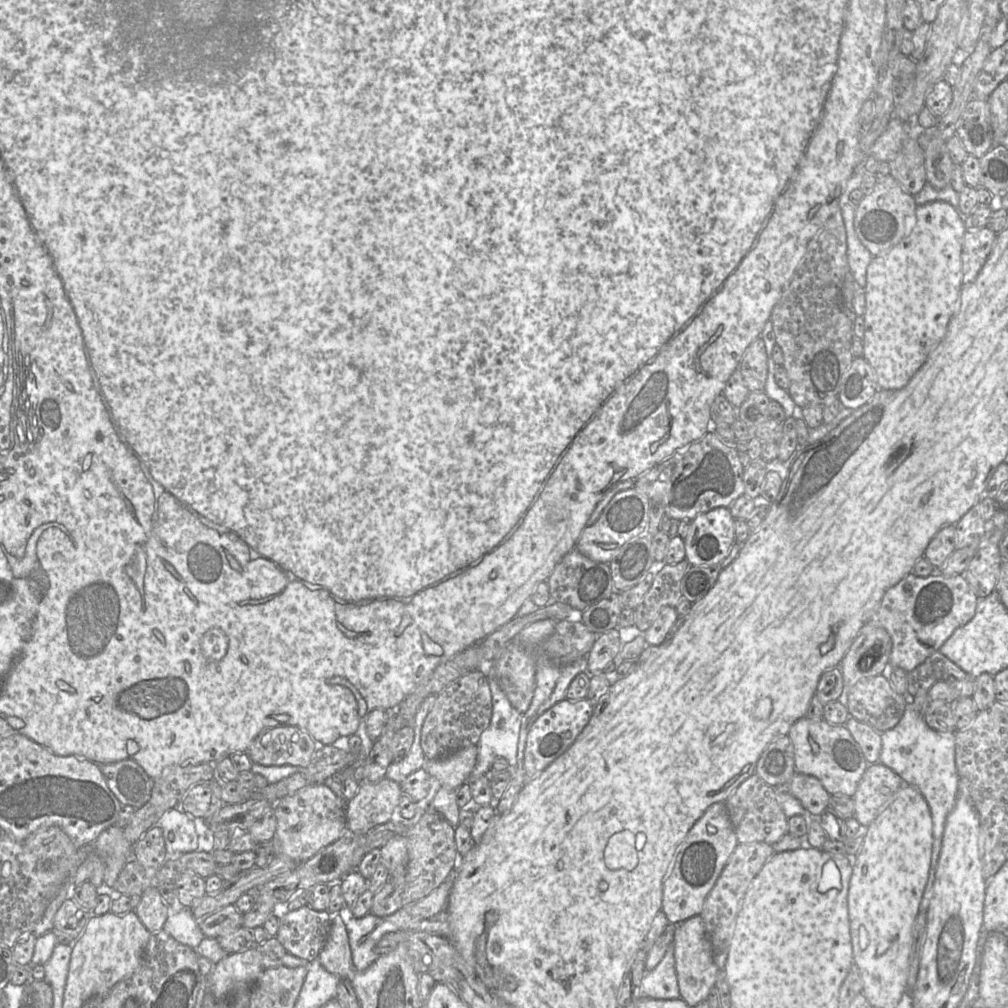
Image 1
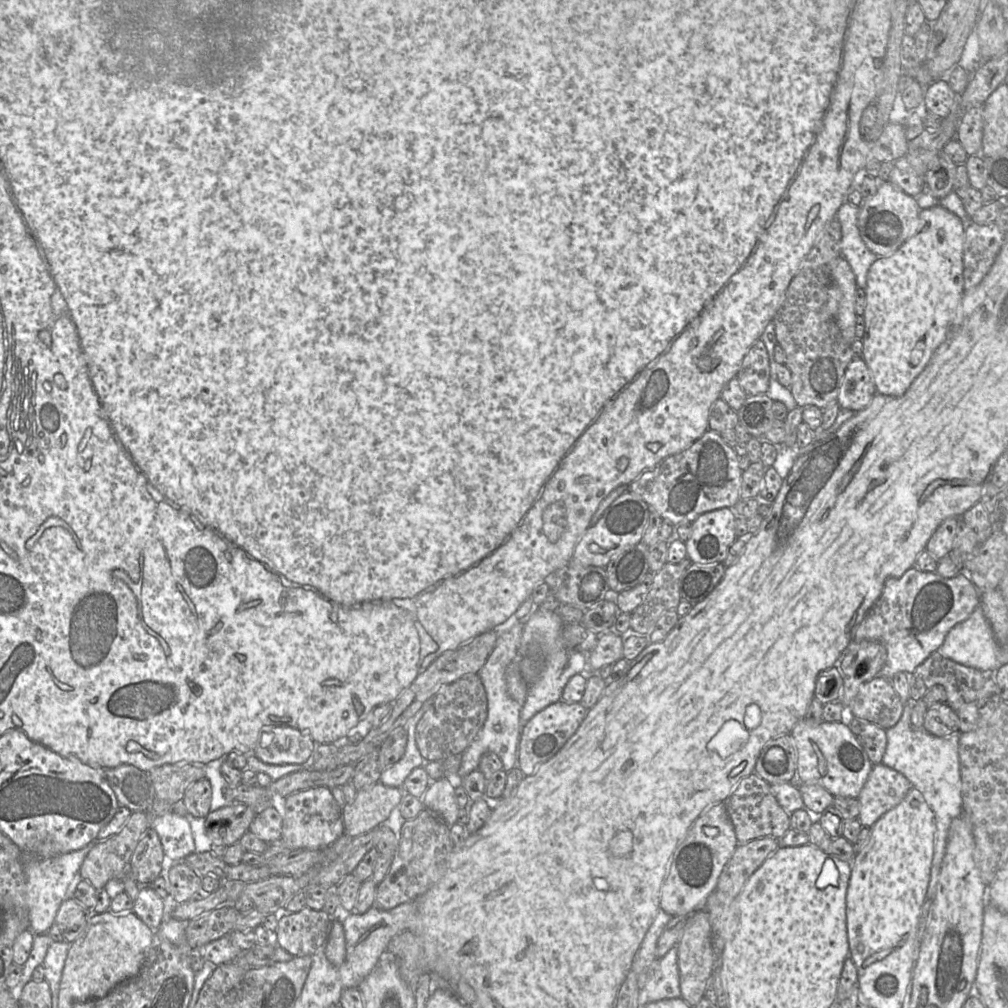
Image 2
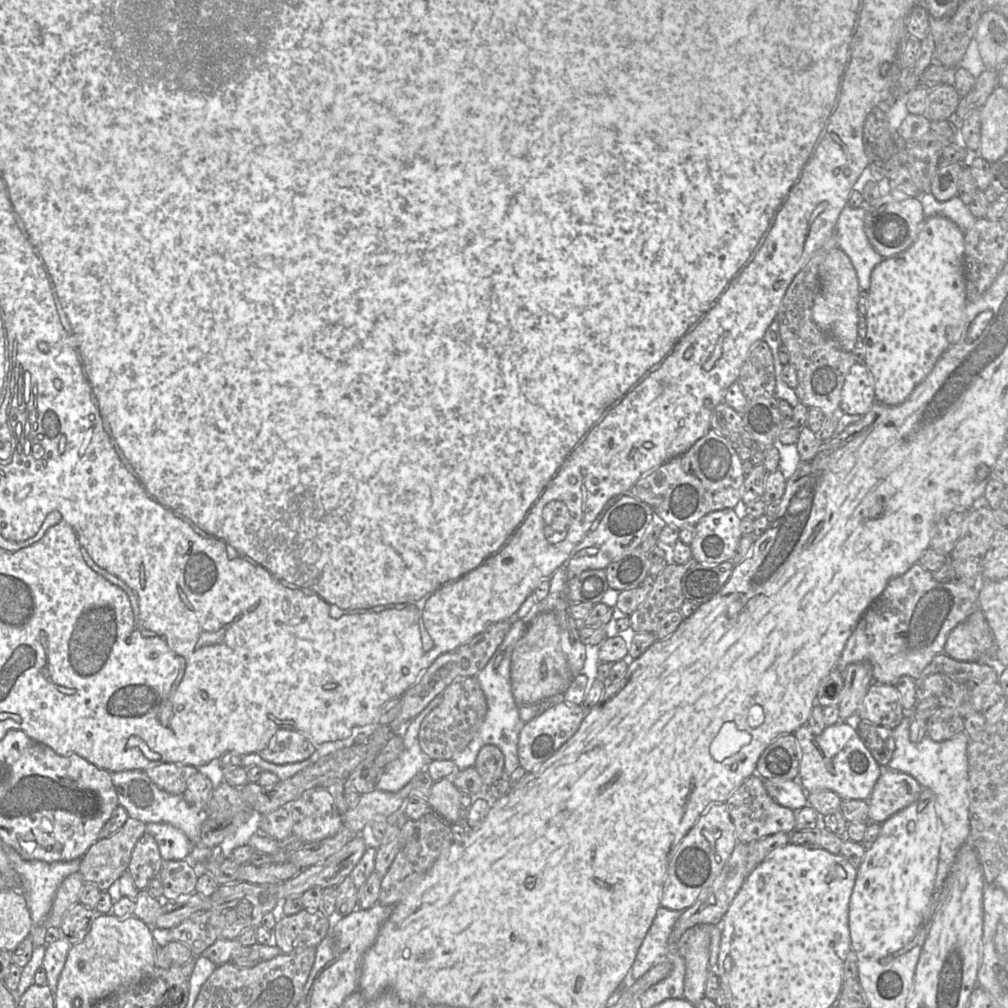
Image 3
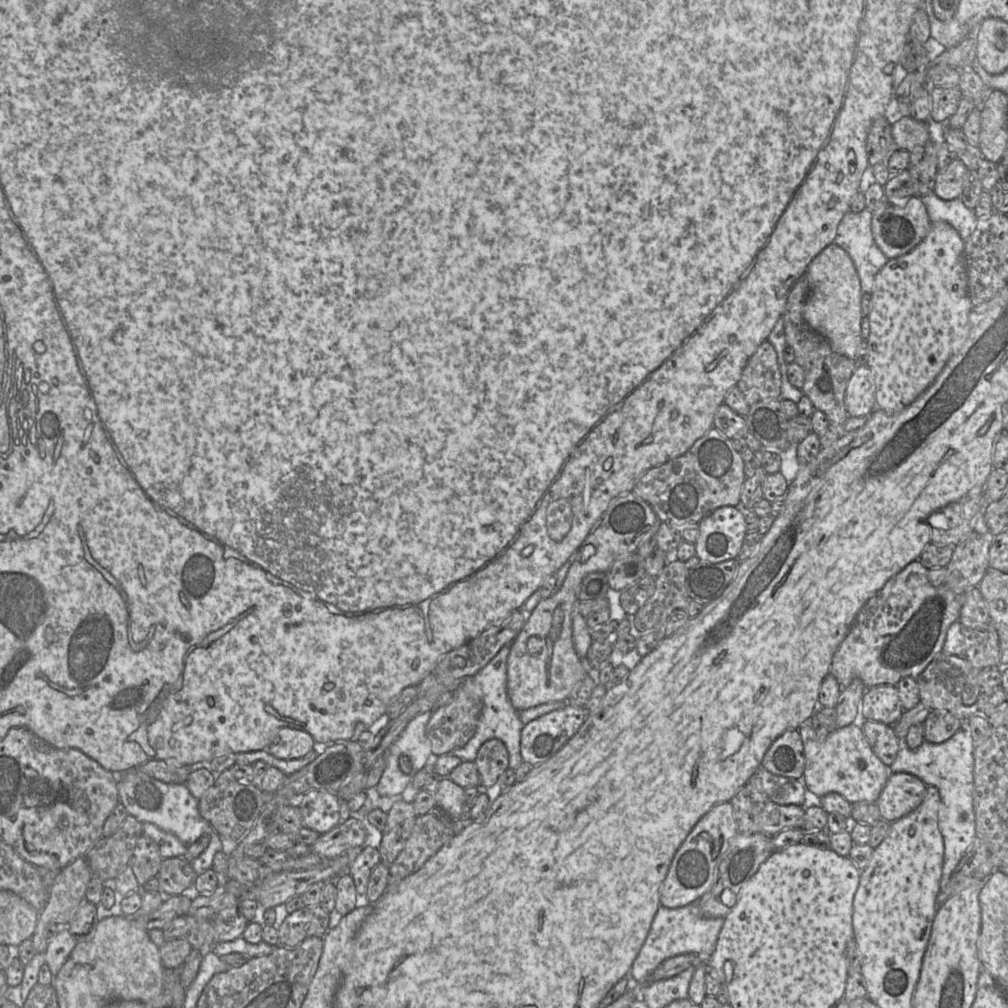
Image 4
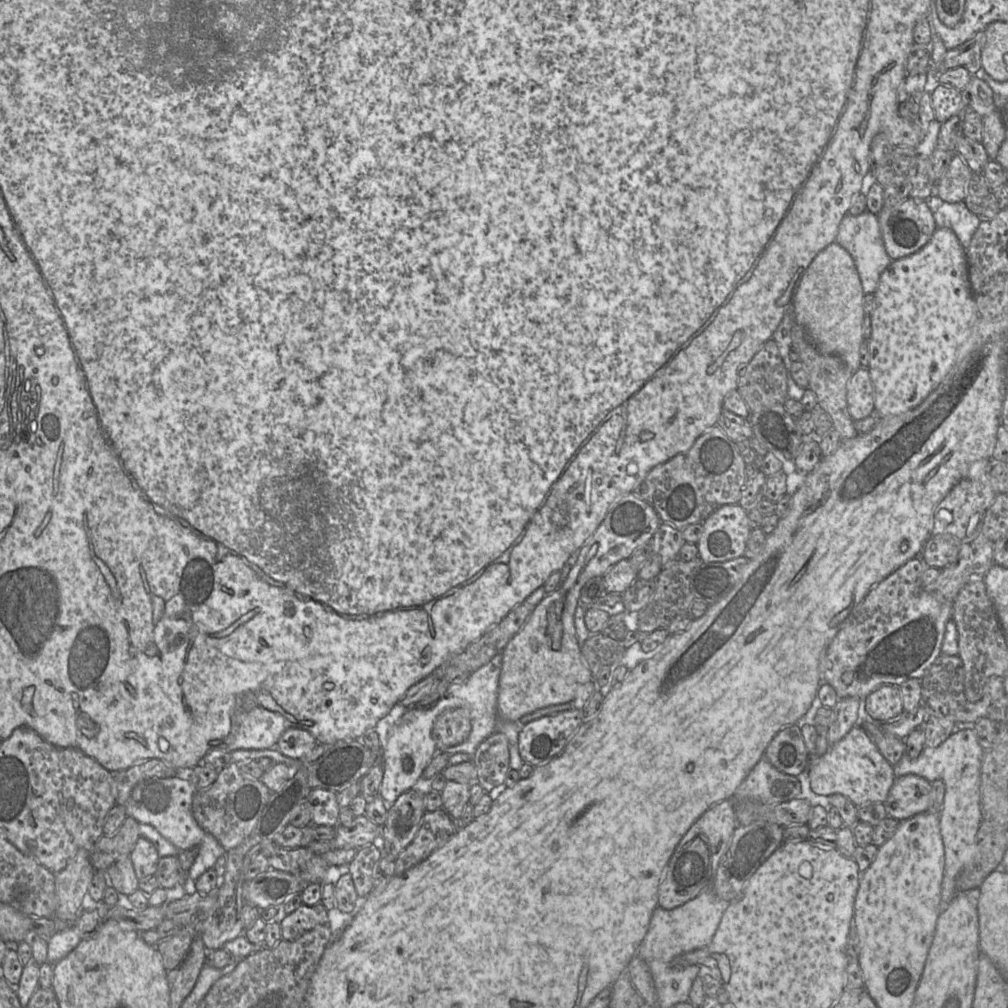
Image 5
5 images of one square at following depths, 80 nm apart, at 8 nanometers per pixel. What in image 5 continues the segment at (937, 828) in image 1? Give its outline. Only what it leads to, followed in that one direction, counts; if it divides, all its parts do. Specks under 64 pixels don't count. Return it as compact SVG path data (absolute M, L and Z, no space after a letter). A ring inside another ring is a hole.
M956 723L956 730L938 747L924 747L915 759L911 759L904 752L899 762L893 766L896 778L914 774L930 783L937 779L944 782L945 795L939 819L945 858L941 883L941 899L944 906L958 893L958 874L977 854L976 835L982 821L980 786L984 751L977 741L973 723Z

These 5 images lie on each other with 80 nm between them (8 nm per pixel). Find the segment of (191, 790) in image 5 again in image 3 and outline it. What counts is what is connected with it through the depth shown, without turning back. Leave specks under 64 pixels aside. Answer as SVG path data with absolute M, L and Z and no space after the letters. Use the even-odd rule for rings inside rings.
M125 770L110 773L110 775L117 793L118 803L125 808L129 817L144 823L171 824L181 830L192 844L195 844L191 857L196 863L203 863L209 859L211 848L199 844L201 827L205 820L203 811L196 810L188 804L182 794L171 794L157 787L144 770Z

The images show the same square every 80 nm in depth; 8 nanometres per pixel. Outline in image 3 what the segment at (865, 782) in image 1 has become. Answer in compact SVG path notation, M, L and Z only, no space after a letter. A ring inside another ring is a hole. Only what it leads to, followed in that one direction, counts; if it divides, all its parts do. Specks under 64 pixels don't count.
M882 767L870 798L869 820L882 824L917 800L923 787L911 775Z

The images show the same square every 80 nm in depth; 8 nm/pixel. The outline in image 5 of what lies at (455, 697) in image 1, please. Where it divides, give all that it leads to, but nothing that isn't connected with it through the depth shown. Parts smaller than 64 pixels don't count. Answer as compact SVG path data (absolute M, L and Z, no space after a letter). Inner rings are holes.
M452 708L442 712L436 718L432 728L432 738L437 751L464 742L469 737L471 728L468 710Z

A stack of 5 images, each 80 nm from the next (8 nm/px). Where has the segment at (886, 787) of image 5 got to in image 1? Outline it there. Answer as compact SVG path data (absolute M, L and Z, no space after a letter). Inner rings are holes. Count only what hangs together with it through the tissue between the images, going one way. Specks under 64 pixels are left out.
M805 715L791 726L788 736L794 747L796 773L815 776L830 795L852 797L855 794L869 764L845 725L831 724L823 718L811 719ZM810 740L814 740L819 746L817 755L812 752Z

